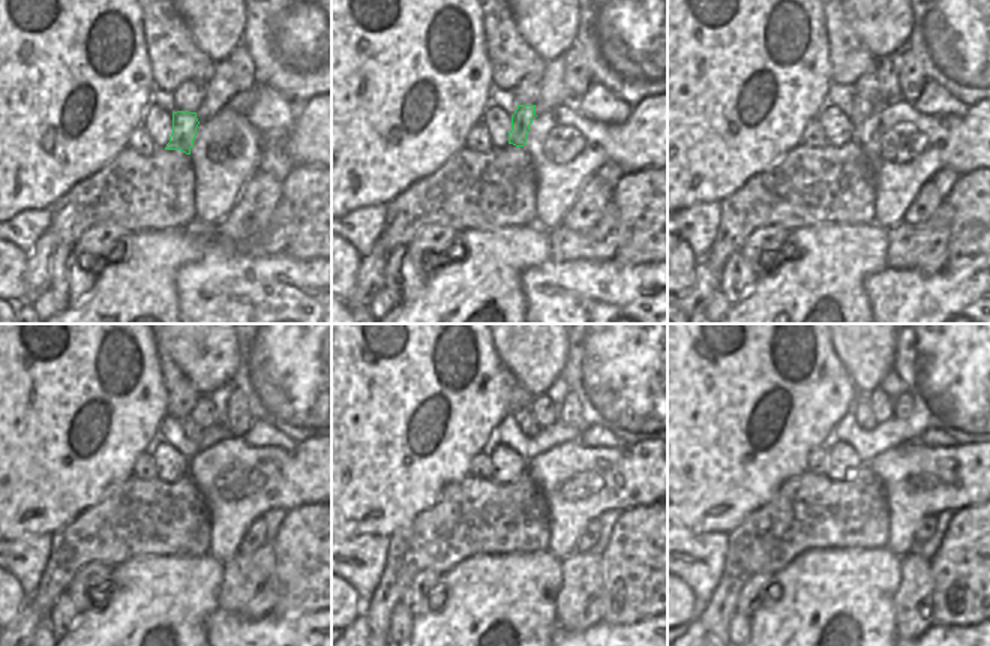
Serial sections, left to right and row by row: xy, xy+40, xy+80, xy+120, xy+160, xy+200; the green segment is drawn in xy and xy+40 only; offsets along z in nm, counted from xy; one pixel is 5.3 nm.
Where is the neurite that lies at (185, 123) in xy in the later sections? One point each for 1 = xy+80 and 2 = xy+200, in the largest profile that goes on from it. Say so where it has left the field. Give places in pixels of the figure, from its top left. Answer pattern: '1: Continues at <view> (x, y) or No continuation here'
1: Continues at xy+80 (863, 108)
2: Continues at xy+200 (866, 420).

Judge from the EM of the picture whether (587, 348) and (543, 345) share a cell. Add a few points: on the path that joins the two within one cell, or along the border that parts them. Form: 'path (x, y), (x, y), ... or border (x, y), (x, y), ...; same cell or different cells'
border (569, 339), (569, 357), (561, 373); different cells

